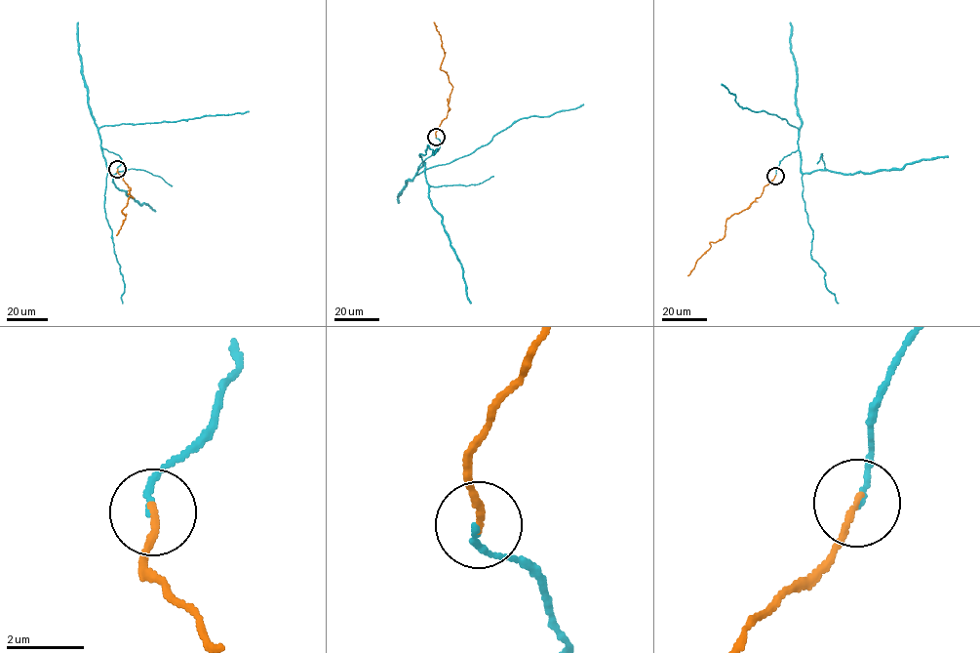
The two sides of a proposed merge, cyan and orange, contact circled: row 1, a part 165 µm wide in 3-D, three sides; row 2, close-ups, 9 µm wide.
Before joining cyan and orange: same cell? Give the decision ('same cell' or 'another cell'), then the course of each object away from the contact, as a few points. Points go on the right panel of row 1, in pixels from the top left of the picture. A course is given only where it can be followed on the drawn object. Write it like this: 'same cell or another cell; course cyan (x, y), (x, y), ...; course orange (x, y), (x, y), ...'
same cell; course cyan (775, 176), (779, 161), (798, 149), (798, 129), (775, 114), (739, 105), (735, 95), (721, 84); course orange (775, 176), (751, 206), (726, 219), (725, 235), (710, 242), (711, 247), (687, 275)

